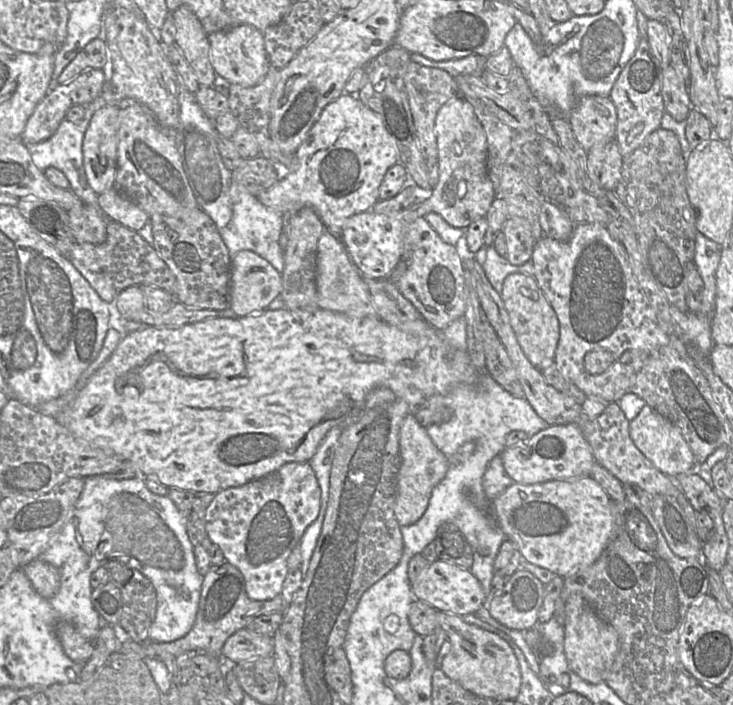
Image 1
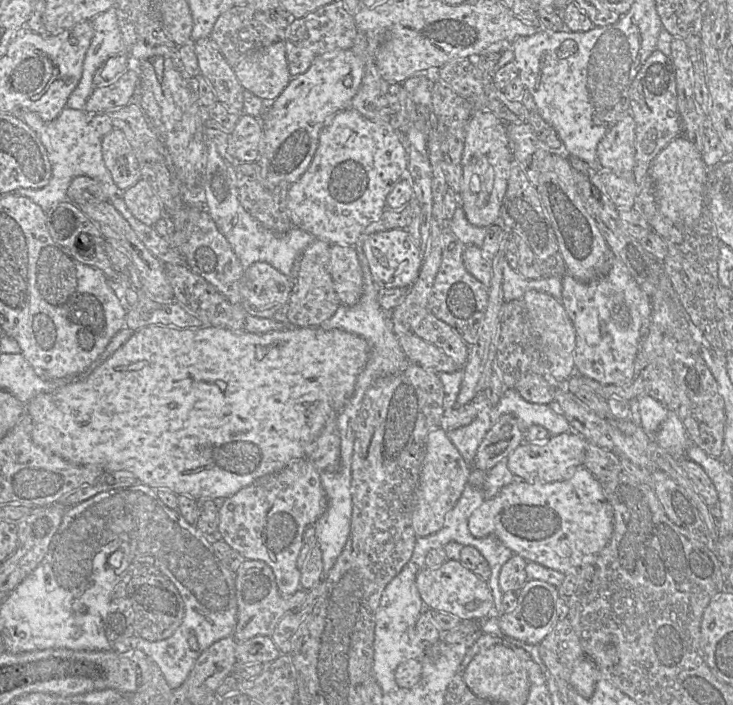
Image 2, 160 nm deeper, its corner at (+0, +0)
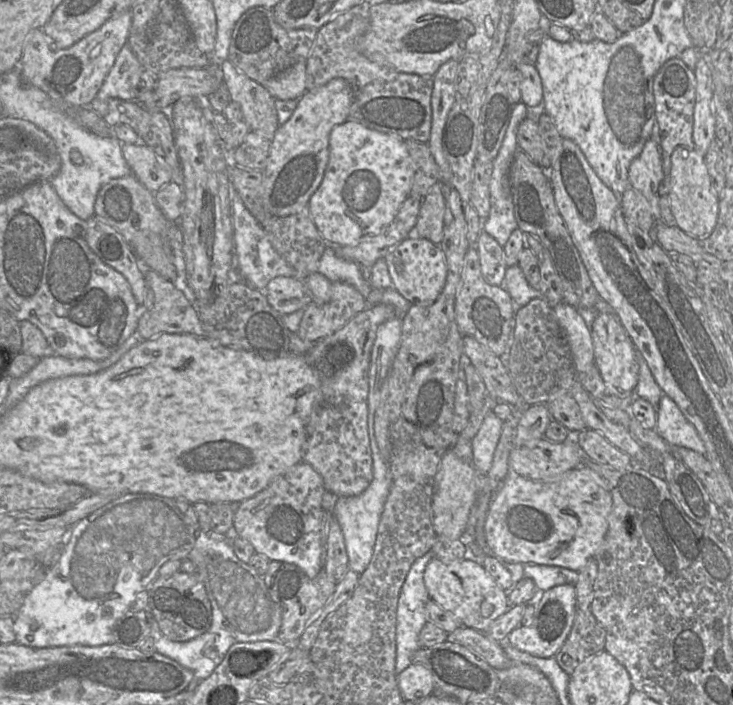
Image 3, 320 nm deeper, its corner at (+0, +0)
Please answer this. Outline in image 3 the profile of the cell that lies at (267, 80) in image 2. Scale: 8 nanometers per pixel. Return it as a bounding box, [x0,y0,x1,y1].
[261,61,308,100]

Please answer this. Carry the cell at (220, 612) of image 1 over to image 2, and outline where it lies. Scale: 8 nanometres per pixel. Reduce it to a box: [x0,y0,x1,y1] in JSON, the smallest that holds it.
[229,560,310,640]

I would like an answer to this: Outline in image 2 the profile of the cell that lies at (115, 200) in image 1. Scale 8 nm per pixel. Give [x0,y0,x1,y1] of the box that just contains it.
[123,179,165,226]

